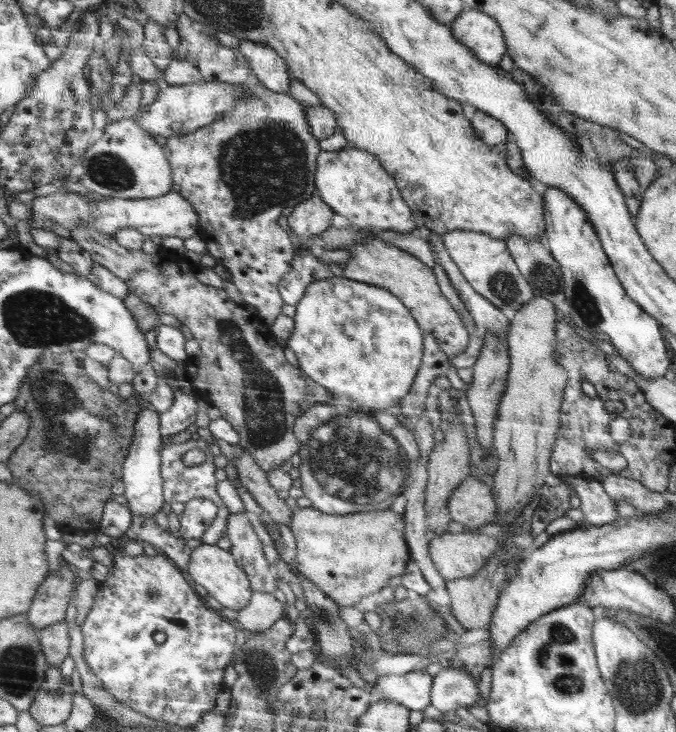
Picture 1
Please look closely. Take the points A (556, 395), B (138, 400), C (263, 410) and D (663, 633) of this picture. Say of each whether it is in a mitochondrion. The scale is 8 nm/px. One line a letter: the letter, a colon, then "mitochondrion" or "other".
A: other
B: other
C: mitochondrion
D: mitochondrion

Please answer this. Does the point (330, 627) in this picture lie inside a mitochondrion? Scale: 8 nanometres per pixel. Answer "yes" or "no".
yes

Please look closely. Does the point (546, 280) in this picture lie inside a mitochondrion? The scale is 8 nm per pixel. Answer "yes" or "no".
yes

